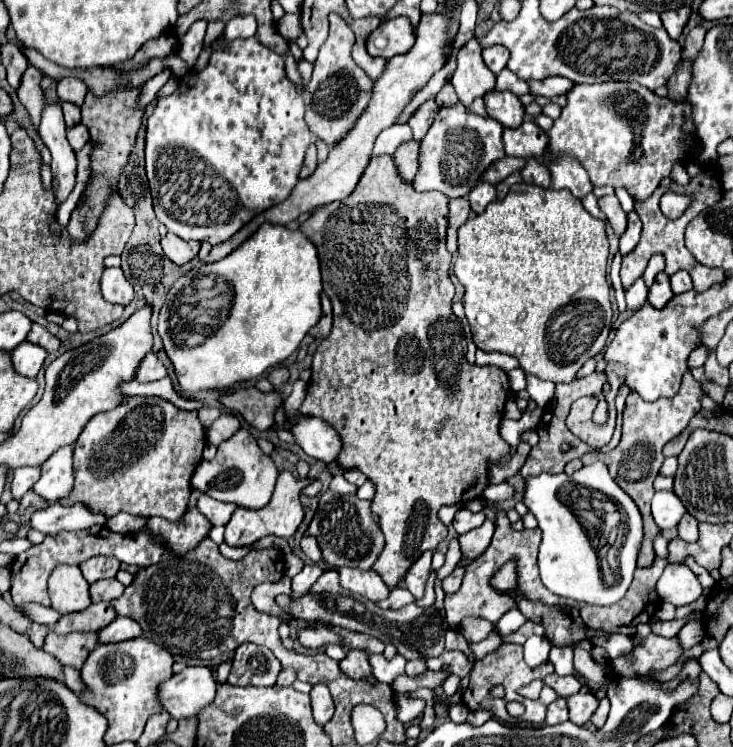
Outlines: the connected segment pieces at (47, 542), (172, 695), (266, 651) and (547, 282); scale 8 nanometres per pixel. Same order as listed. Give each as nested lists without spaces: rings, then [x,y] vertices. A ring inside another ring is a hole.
[[[94,526],[88,530],[74,530],[74,532],[62,532],[56,538],[46,536],[42,544],[32,546],[30,550],[26,550],[24,554],[16,556],[14,562],[10,564],[10,572],[12,572],[12,602],[16,606],[22,606],[24,602],[40,602],[44,606],[50,606],[50,598],[48,598],[48,576],[52,574],[52,570],[60,564],[82,564],[84,560],[98,556],[98,554],[106,554],[106,556],[116,556],[120,562],[124,564],[134,564],[134,566],[152,566],[160,560],[160,556],[164,554],[164,546],[154,544],[150,534],[146,530],[140,530],[138,534],[116,534],[112,530],[108,530],[106,526]]]
[[[206,666],[184,668],[160,686],[160,700],[172,718],[184,720],[200,714],[216,696],[216,680]]]
[[[242,644],[236,650],[228,684],[234,686],[274,686],[280,674],[280,662],[270,648],[258,644]]]
[[[514,184],[512,192],[508,192],[508,196],[504,200],[496,200],[492,204],[488,204],[488,208],[470,218],[466,224],[460,226],[458,230],[458,258],[454,262],[454,274],[456,278],[462,282],[464,286],[464,310],[466,310],[466,318],[468,324],[472,328],[474,334],[474,342],[478,348],[482,348],[484,352],[504,352],[510,354],[514,358],[518,358],[520,368],[526,374],[538,376],[540,380],[550,380],[554,384],[570,384],[576,380],[578,370],[584,366],[584,362],[592,356],[596,356],[604,344],[606,338],[610,334],[610,326],[612,326],[612,308],[610,308],[610,294],[608,294],[608,280],[606,280],[606,260],[608,260],[608,238],[606,238],[606,226],[602,220],[592,218],[582,202],[578,198],[572,196],[572,192],[568,190],[556,190],[556,188],[540,188],[536,184]]]

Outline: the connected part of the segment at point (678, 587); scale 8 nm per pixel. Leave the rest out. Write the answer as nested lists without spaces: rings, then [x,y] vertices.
[[[668,564],[656,584],[656,592],[662,602],[684,606],[698,600],[698,596],[702,594],[702,586],[696,574],[686,564]]]

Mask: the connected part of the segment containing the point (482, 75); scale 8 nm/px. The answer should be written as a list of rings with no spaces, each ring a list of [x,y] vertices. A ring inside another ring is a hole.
[[[476,38],[468,40],[458,52],[458,68],[450,82],[464,106],[472,104],[472,100],[484,96],[496,86],[496,76],[484,64],[482,48]]]

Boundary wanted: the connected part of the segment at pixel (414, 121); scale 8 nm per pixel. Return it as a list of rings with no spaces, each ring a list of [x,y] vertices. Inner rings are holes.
[[[430,98],[430,100],[428,100],[428,102],[424,102],[424,104],[416,110],[416,114],[408,120],[408,124],[410,124],[410,126],[412,126],[412,130],[414,130],[414,138],[422,140],[422,136],[428,132],[430,124],[434,122],[436,110],[438,110],[438,106],[436,106],[434,98]]]

